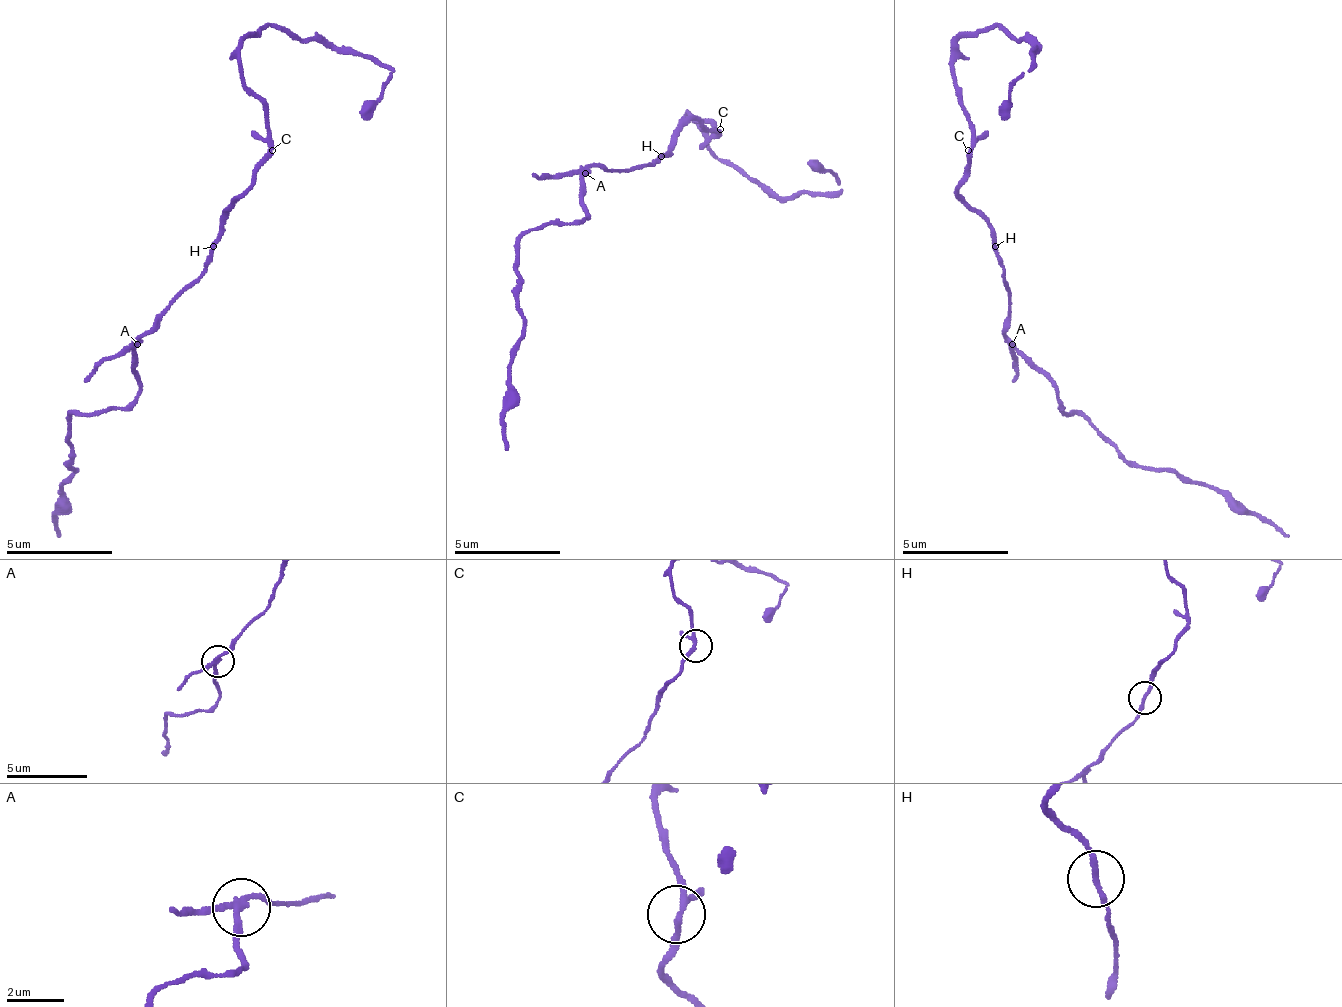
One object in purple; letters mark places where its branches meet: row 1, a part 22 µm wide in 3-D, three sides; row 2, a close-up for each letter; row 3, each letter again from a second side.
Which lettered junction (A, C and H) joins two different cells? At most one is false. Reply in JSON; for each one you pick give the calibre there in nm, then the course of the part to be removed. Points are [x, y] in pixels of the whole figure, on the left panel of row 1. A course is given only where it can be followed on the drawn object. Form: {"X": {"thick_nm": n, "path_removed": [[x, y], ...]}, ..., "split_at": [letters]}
{"A": {"thick_nm": 190, "path_removed": [[139, 342], [139, 390], [123, 406], [69, 417], [69, 460], [75, 470], [64, 486], [59, 534]]}, "split_at": ["A"]}

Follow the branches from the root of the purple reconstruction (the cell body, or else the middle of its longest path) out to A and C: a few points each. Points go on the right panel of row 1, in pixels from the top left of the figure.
A: (995, 246), (995, 257), (1000, 262), (1000, 273), (1011, 294), (1011, 321), (1005, 326), (1005, 337), (1011, 342)
C: (995, 246), (989, 236), (989, 225), (963, 198), (957, 188), (963, 182), (963, 166), (968, 161), (968, 150)

